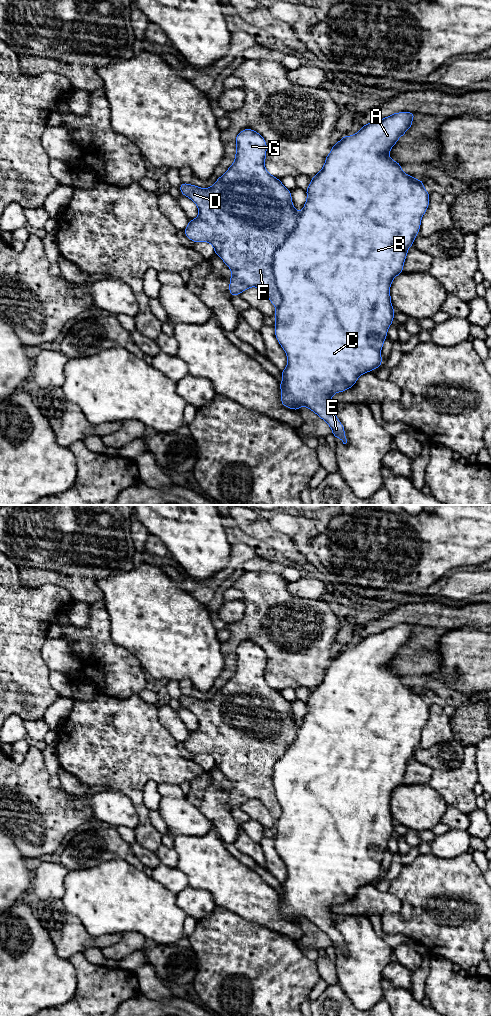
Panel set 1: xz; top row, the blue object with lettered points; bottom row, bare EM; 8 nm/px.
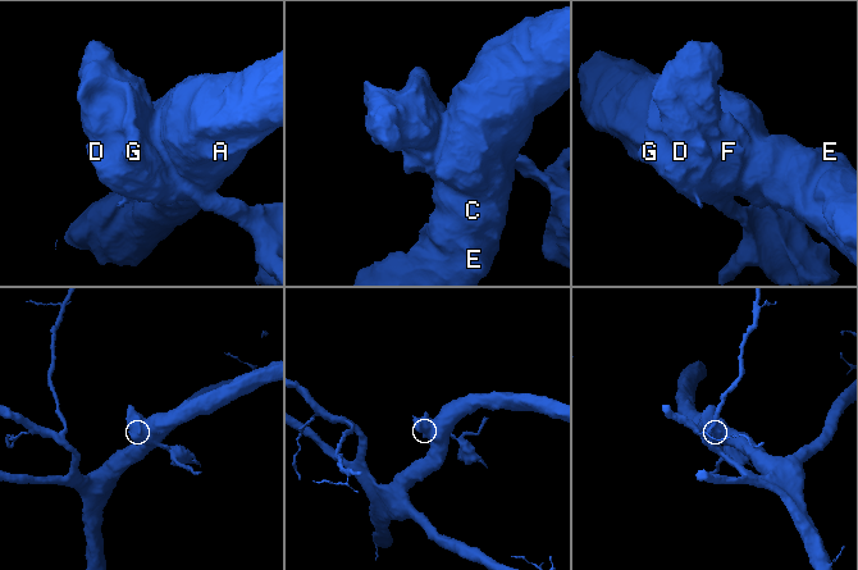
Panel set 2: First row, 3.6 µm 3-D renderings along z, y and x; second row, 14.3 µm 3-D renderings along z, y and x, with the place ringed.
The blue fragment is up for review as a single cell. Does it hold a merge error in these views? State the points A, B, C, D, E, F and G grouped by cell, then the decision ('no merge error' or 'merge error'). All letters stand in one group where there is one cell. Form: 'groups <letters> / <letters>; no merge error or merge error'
groups A B C E / D F G; merge error

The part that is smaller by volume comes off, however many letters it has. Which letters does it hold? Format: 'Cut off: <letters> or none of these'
Cut off: D, F, G

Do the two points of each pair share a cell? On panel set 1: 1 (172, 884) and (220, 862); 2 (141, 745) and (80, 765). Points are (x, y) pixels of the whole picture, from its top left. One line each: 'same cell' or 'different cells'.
1: different cells
2: same cell

